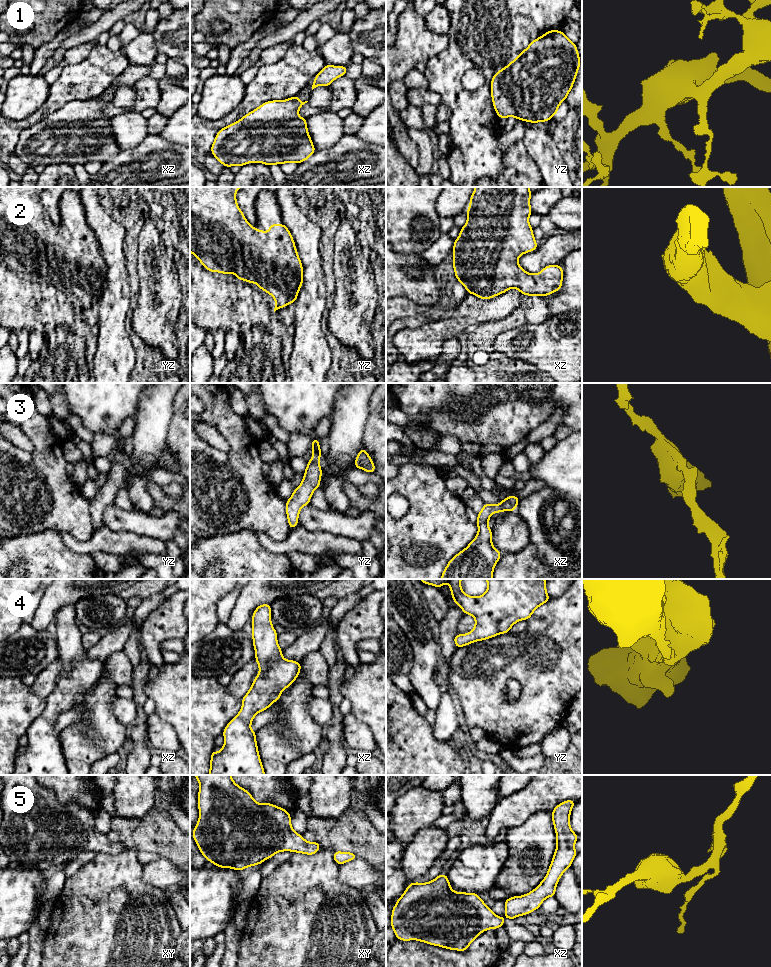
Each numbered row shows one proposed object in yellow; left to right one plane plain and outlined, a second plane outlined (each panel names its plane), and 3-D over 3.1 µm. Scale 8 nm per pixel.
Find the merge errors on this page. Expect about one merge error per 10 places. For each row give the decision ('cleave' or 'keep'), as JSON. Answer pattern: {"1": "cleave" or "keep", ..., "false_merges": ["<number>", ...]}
{"1": "keep", "2": "keep", "3": "keep", "4": "keep", "5": "keep", "false_merges": []}

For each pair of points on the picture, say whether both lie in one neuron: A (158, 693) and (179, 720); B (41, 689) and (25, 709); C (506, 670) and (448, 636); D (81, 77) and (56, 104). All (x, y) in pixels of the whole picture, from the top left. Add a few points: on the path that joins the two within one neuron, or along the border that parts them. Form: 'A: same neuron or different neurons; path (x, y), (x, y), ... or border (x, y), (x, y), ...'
A: same neuron; path (165, 700), (178, 713)
B: different neurons; border (30, 686), (30, 690), (33, 693), (45, 699)
C: different neurons; border (456, 648), (448, 662)
D: same neuron; path (76, 84), (63, 97)

